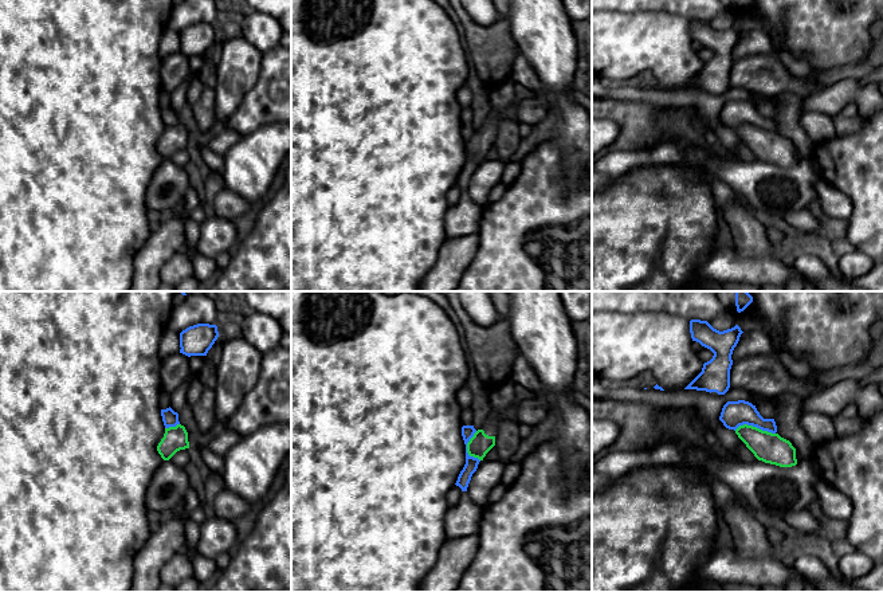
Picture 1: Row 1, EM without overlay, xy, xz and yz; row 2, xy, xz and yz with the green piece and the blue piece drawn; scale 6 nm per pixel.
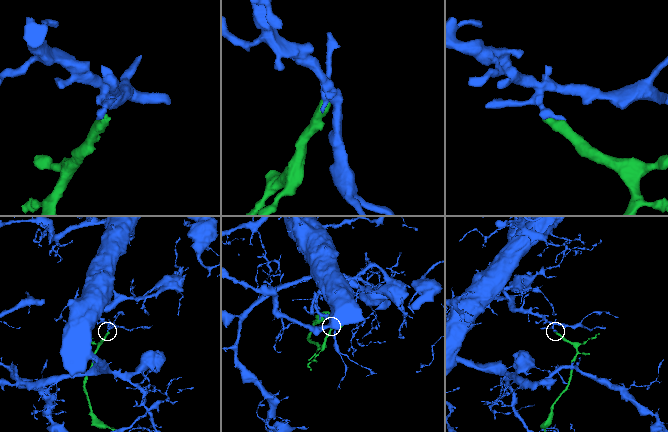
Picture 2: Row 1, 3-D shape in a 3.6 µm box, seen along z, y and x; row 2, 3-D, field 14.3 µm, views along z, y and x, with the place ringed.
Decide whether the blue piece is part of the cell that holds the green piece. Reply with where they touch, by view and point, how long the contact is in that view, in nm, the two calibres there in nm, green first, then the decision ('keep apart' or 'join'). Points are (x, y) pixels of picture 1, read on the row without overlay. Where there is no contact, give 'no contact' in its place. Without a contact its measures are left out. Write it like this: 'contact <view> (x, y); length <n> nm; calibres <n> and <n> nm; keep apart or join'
contact yz (754, 126); length 240 nm; calibres 180 and 160 nm; keep apart

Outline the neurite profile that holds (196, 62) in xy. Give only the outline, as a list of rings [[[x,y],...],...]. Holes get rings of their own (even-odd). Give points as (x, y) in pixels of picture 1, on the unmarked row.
[[[191,55],[189,56],[189,70],[192,74],[200,72],[204,66],[207,64],[207,56],[205,55]]]

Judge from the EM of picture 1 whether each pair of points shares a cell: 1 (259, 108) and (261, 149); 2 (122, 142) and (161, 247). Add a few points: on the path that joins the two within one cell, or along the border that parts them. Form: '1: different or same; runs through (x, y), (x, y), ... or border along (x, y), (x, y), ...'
1: different; border along (277, 121), (263, 124), (242, 136)
2: different; border along (153, 230), (134, 255)

